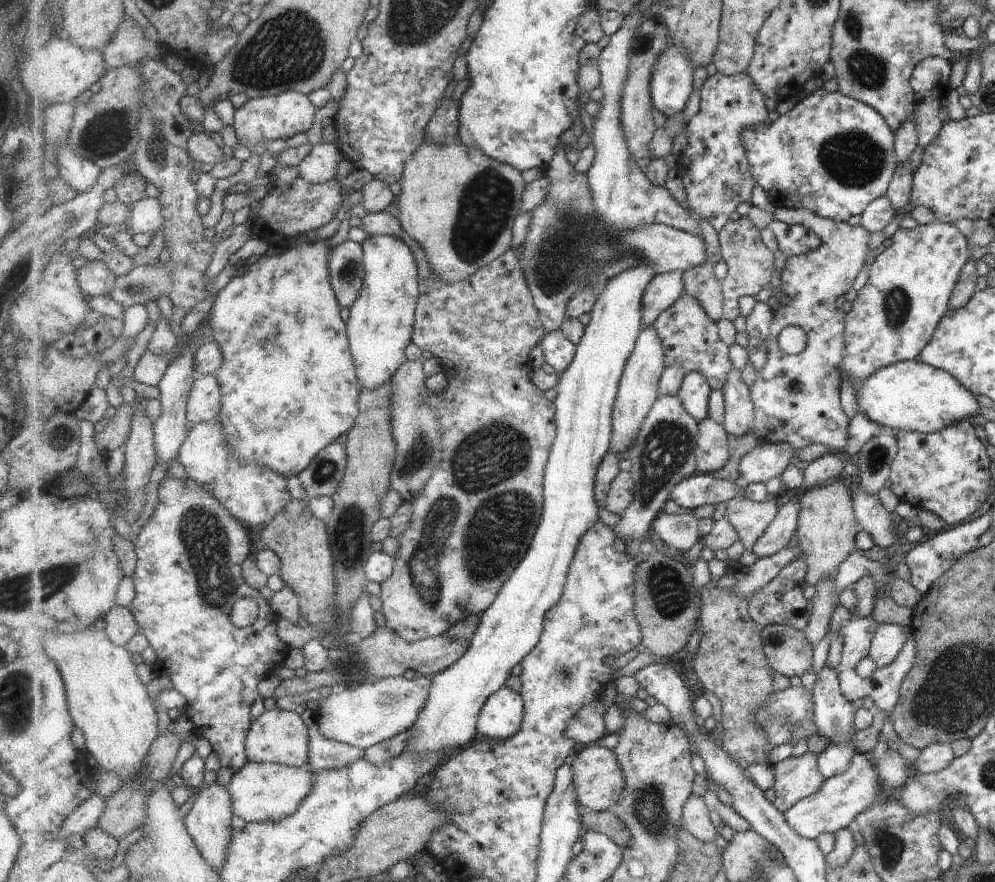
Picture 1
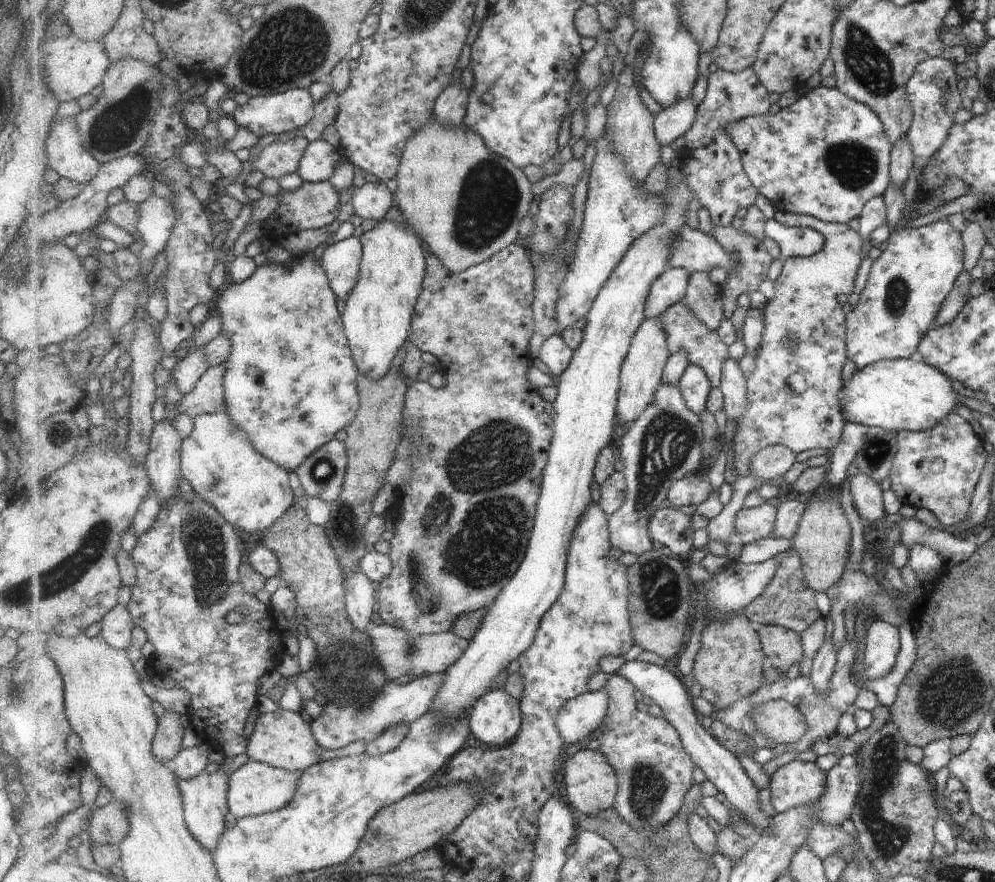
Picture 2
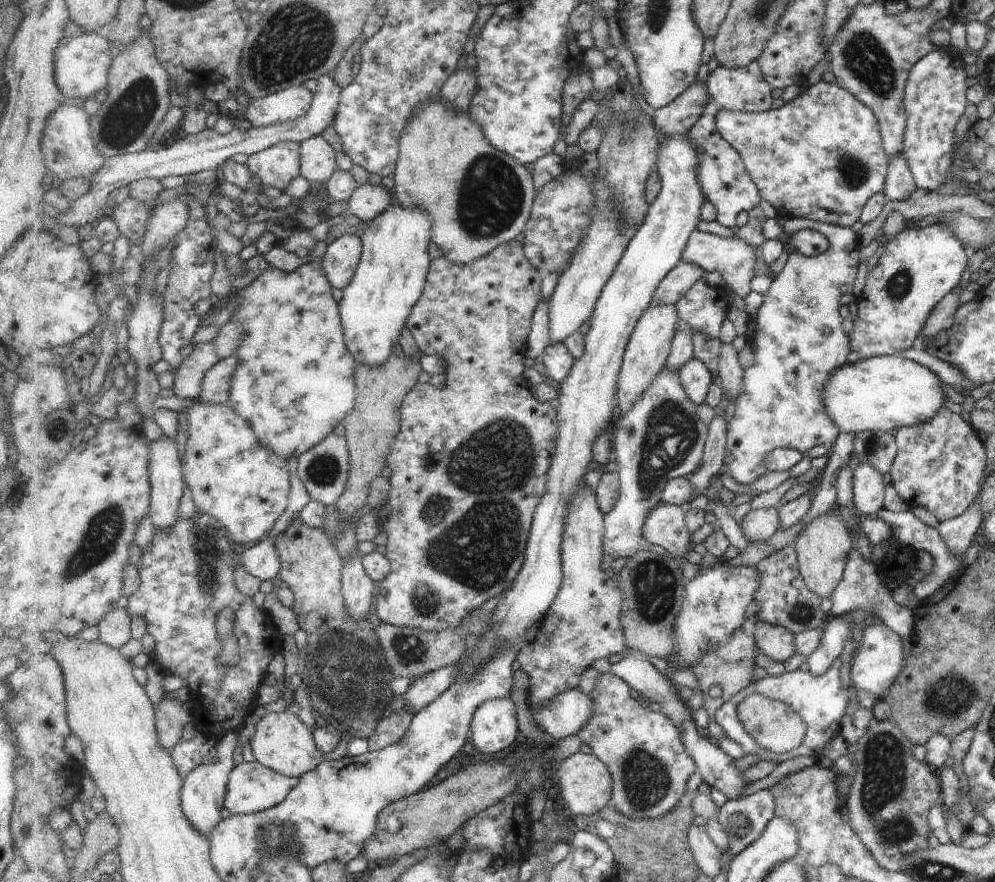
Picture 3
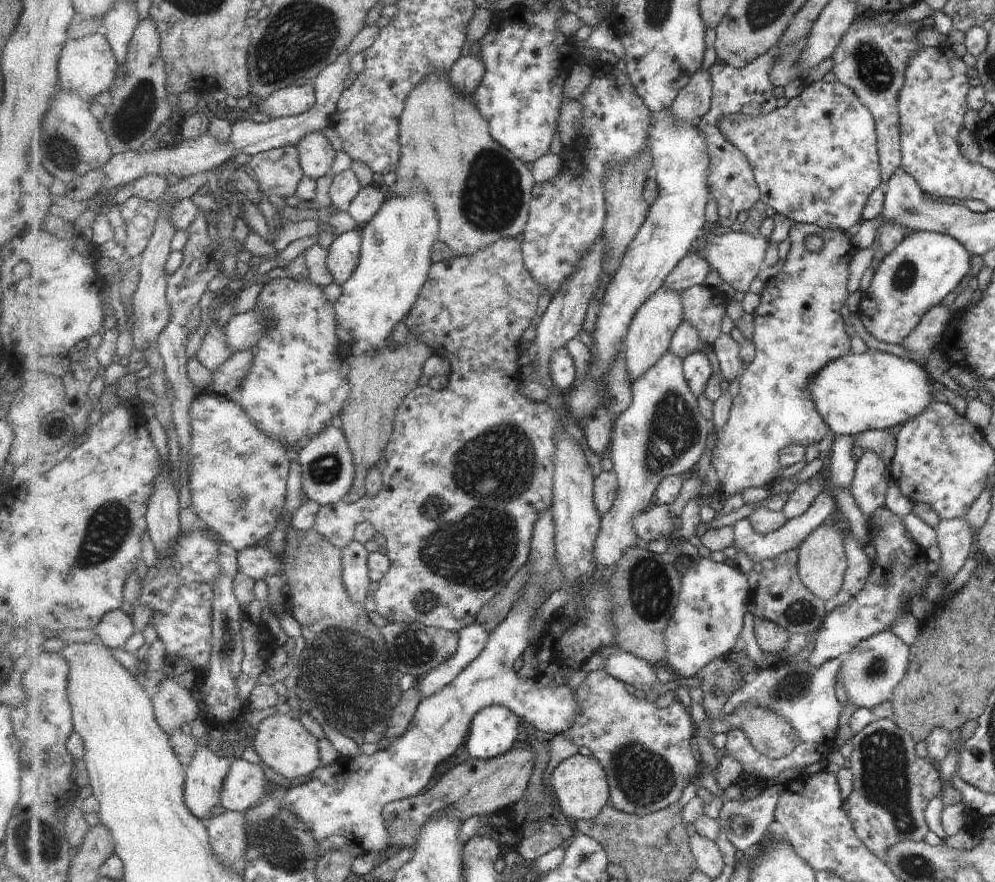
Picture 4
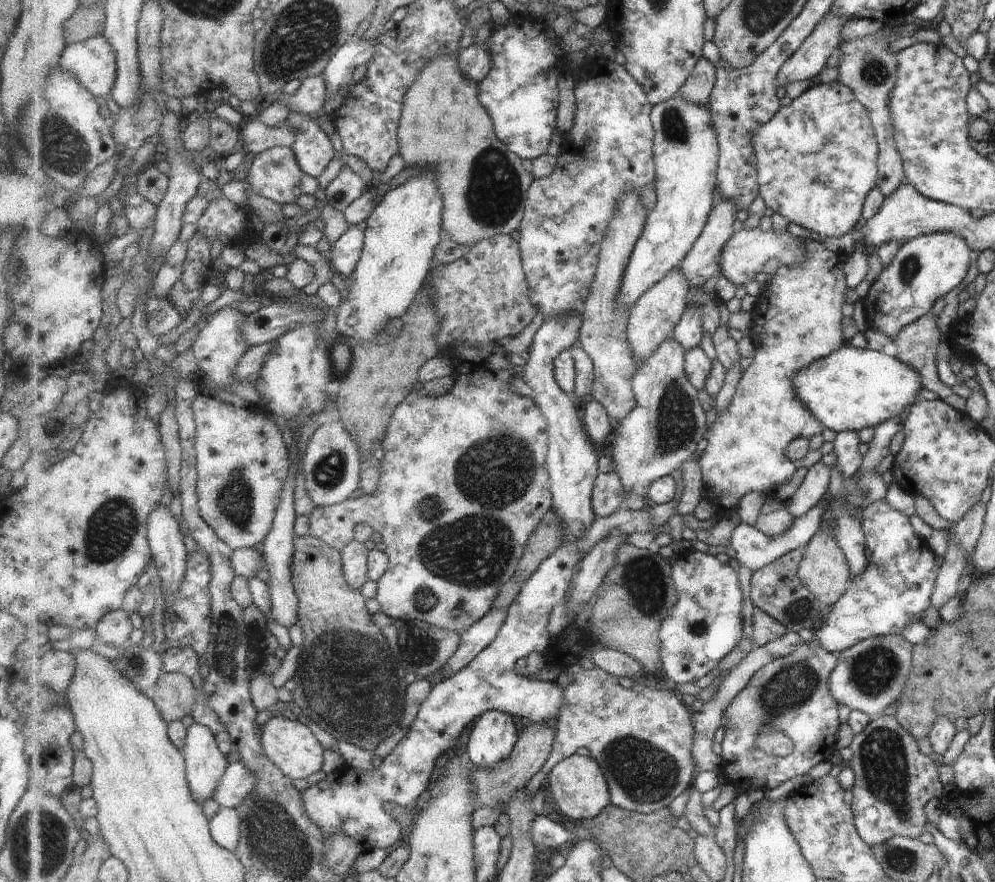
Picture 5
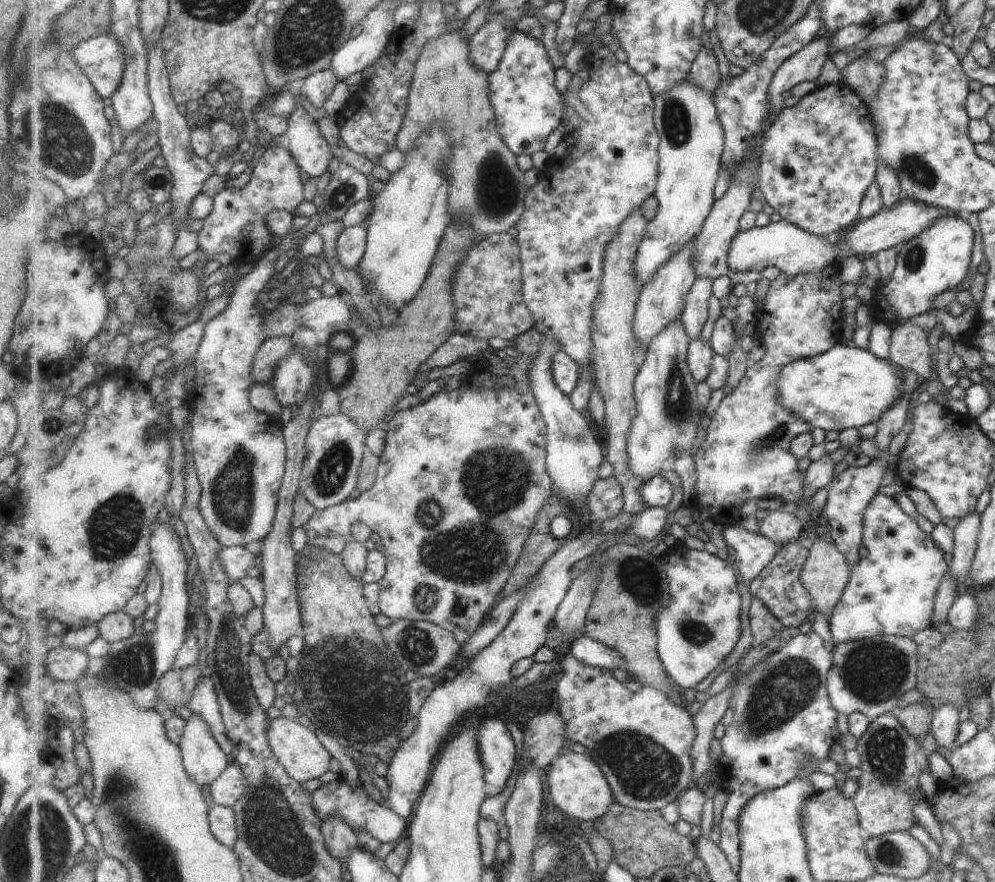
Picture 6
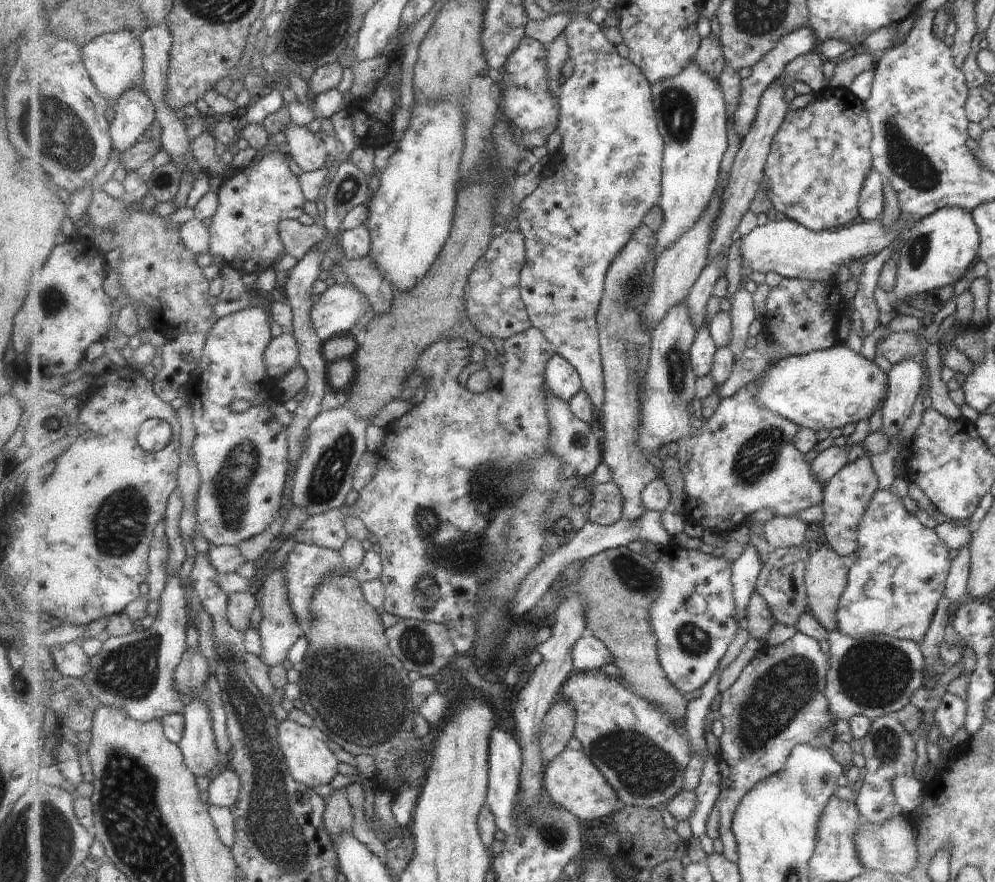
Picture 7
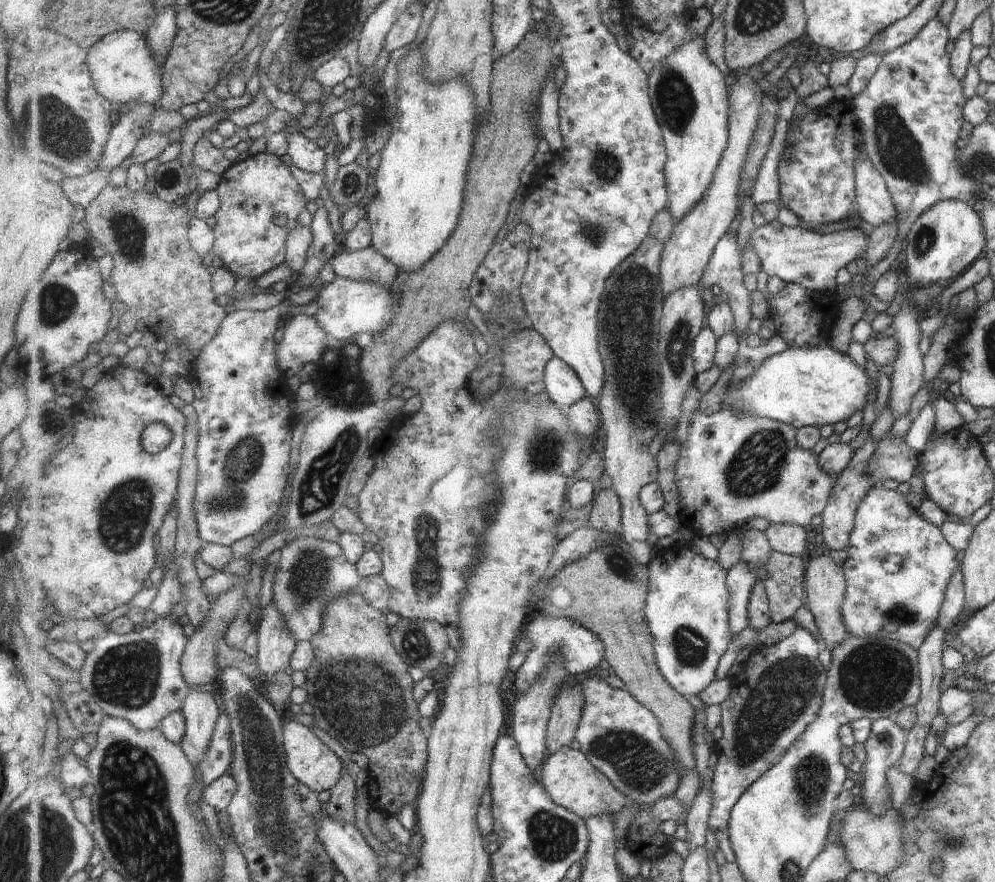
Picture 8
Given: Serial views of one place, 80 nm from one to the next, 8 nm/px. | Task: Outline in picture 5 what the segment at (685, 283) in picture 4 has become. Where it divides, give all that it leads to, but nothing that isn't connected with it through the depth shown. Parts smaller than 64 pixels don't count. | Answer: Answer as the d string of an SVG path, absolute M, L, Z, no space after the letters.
M729 198L722 199L713 208L701 237L680 265L681 274L689 278L692 288L702 289L710 278L722 276L723 272L719 266L721 252L726 242L731 240L739 228L737 221L739 210L741 208L737 208L735 200Z

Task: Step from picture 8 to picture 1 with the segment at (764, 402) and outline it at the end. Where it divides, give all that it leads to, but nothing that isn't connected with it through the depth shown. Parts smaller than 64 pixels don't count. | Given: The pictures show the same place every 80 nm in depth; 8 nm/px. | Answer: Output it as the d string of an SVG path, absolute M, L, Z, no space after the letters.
M907 360L881 366L855 392L857 413L877 426L894 431L932 434L969 416L979 418L979 404L961 384L943 370Z

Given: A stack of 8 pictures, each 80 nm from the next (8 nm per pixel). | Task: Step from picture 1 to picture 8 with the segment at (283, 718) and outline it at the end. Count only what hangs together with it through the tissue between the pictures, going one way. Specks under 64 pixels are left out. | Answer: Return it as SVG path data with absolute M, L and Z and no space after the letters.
M293 720L285 723L284 749L286 750L288 765L292 773L314 791L331 790L341 780L341 776L344 773L344 762L329 746L323 744L318 736L313 734L311 728Z

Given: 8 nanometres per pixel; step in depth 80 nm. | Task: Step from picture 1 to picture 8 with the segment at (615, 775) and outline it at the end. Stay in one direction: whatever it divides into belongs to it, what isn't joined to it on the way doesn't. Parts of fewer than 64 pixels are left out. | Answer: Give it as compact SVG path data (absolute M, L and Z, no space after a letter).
M565 747L548 756L540 772L540 779L552 799L561 806L572 810L577 816L588 818L608 814L615 815L629 804L628 798L603 774L581 750Z

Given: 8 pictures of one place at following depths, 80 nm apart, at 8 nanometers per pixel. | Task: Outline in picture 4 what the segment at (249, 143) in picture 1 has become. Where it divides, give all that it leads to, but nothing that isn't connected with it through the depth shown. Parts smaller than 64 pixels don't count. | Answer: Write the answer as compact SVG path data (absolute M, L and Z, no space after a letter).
M314 84L299 87L287 87L265 100L257 101L259 112L271 116L272 119L293 117L311 111L317 104L317 92Z

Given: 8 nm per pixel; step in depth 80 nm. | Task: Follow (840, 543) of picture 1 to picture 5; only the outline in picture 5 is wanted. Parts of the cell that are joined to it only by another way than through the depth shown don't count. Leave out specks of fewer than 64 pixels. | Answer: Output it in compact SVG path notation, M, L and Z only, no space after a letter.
M819 532L807 545L798 576L821 605L833 606L843 596L847 564L839 544L829 534Z

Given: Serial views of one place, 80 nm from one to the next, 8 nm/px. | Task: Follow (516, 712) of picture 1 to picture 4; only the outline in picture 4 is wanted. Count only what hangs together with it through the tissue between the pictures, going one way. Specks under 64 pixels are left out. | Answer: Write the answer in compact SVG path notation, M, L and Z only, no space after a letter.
M492 705L481 710L473 720L466 749L478 760L492 760L510 752L519 742L520 718L508 707Z

